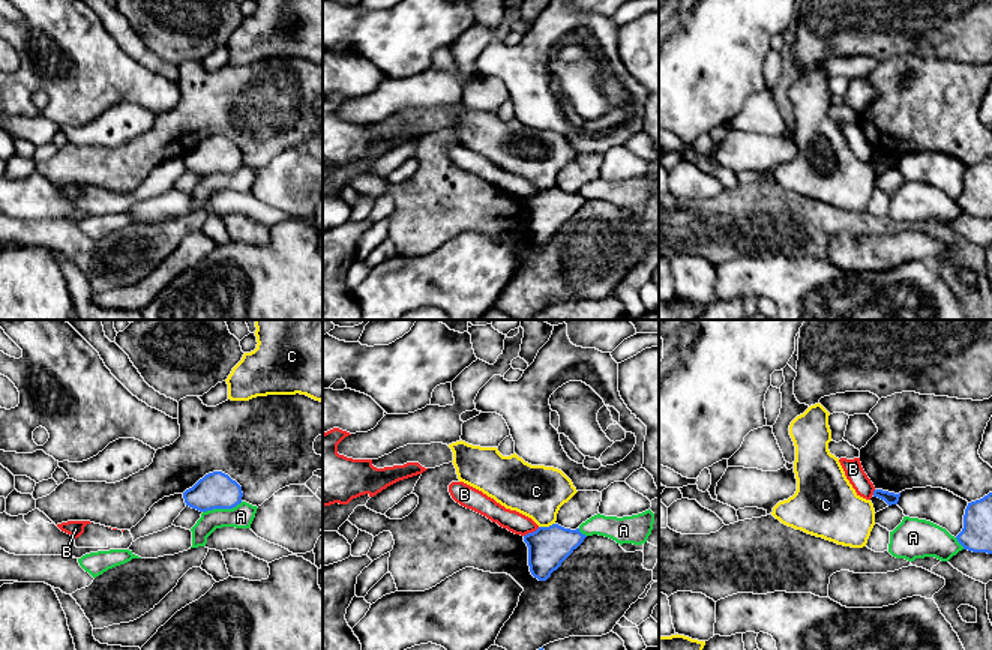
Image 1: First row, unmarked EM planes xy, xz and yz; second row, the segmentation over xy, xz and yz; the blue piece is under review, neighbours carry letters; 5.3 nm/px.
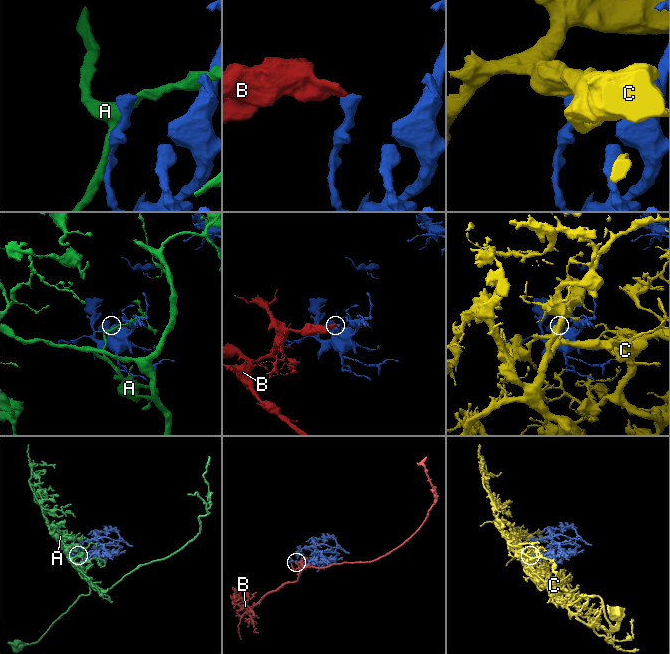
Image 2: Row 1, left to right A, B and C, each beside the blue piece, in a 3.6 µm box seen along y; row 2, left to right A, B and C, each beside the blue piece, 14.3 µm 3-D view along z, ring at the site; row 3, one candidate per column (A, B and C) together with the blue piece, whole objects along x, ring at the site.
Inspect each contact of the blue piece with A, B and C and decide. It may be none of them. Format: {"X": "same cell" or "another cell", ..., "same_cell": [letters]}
{"A": "another cell", "B": "another cell", "C": "another cell", "same_cell": []}

